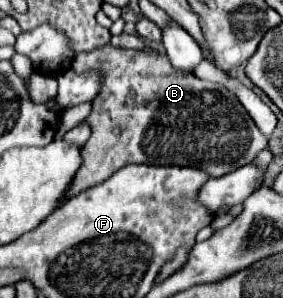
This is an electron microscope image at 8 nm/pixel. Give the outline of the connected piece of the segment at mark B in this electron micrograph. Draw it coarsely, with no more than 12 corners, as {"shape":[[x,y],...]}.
{"shape":[[106,45],[60,205],[130,163],[222,177],[266,137],[234,91]]}

